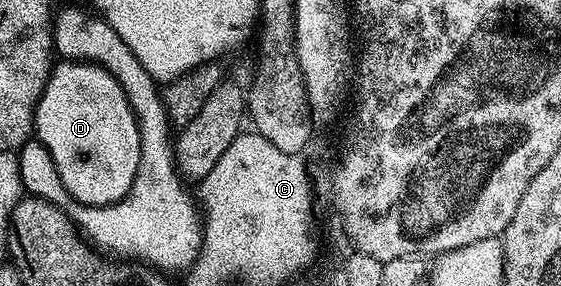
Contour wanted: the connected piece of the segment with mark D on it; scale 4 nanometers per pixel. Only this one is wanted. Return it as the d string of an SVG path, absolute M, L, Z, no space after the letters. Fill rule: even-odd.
M56 61L35 105L33 134L39 137L36 138L38 145L47 150L53 173L59 177L59 185L71 194L74 201L86 206L112 206L129 192L141 154L139 122L119 82L105 72L103 66L94 62Z

